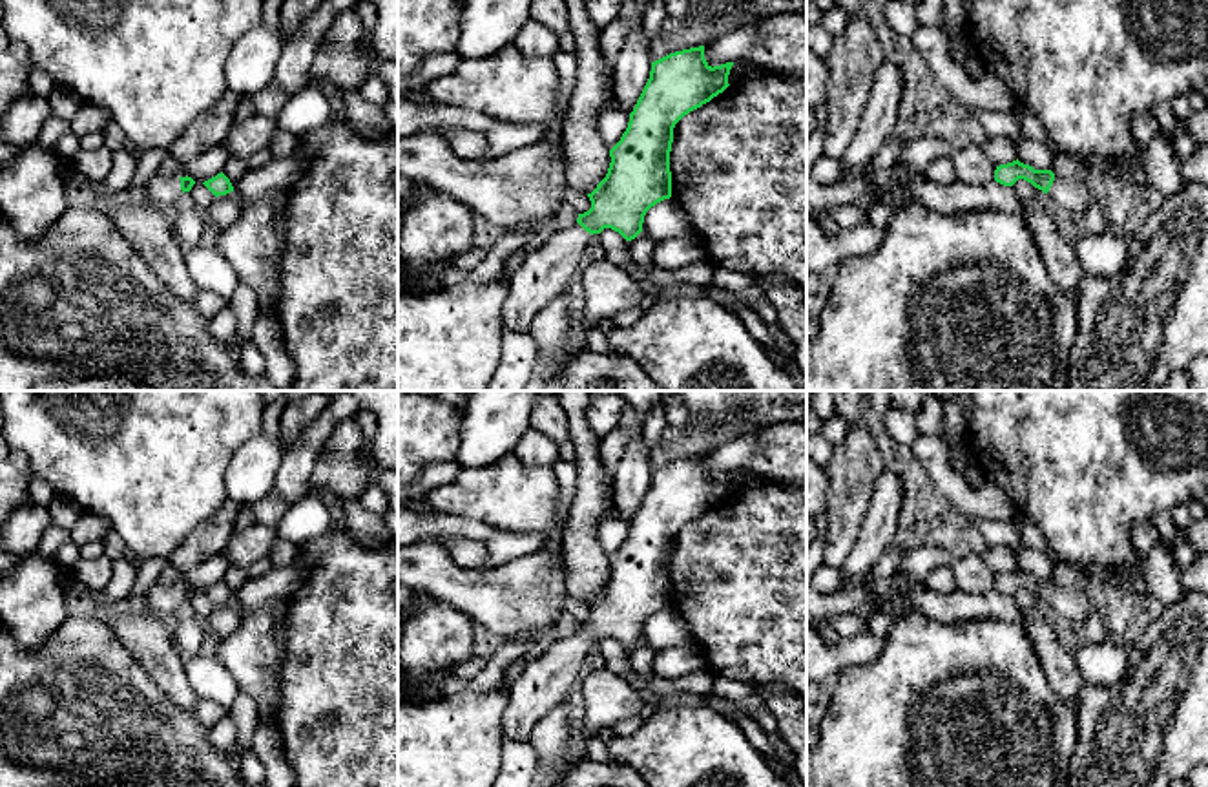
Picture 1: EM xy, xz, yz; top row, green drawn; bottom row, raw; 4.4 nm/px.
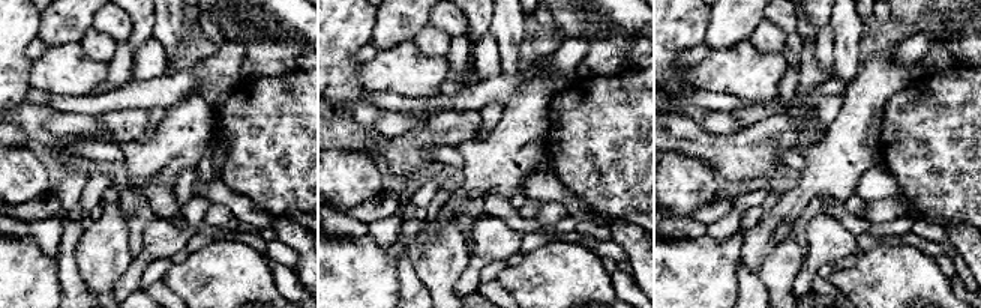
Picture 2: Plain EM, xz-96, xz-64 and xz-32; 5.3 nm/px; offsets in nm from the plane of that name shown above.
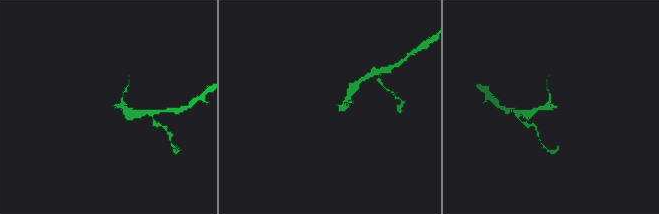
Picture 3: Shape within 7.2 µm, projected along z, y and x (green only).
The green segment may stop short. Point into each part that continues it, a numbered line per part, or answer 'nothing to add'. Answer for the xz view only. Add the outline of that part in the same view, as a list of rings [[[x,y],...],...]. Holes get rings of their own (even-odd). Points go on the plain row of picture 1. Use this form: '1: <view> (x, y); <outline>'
1: xz (546, 682); [[[575,632],[555,641],[538,659],[529,661],[509,690],[509,701],[502,714],[502,736],[527,741],[533,725],[566,701],[589,652],[591,643]]]

